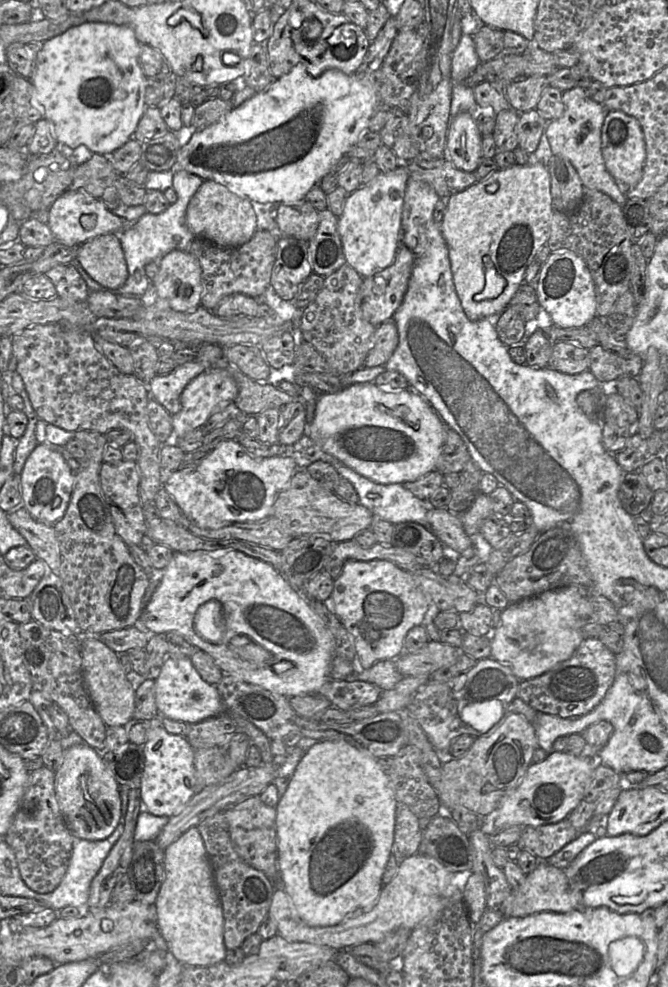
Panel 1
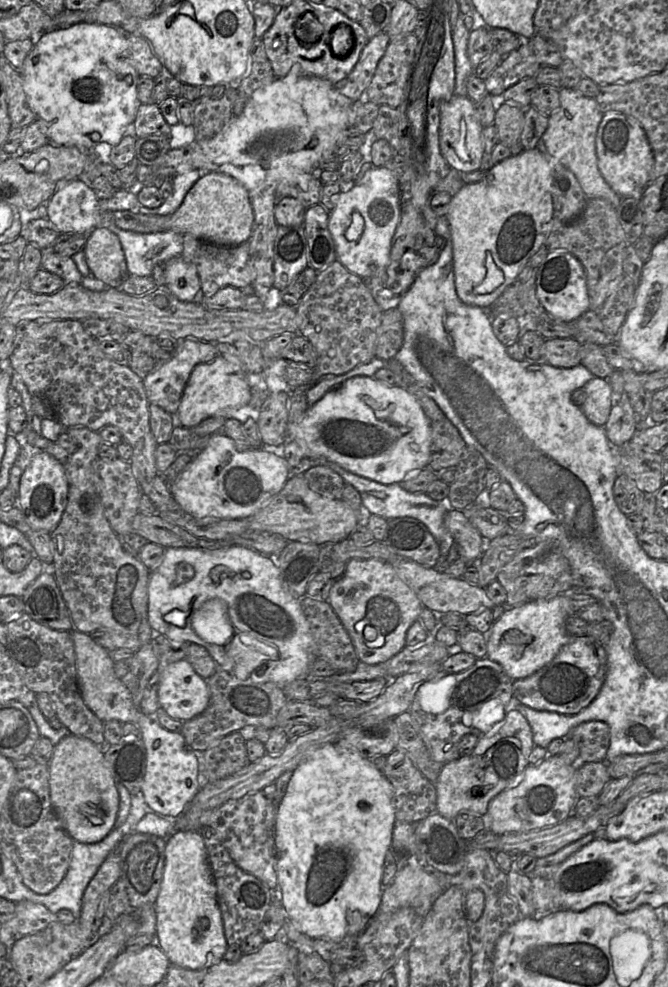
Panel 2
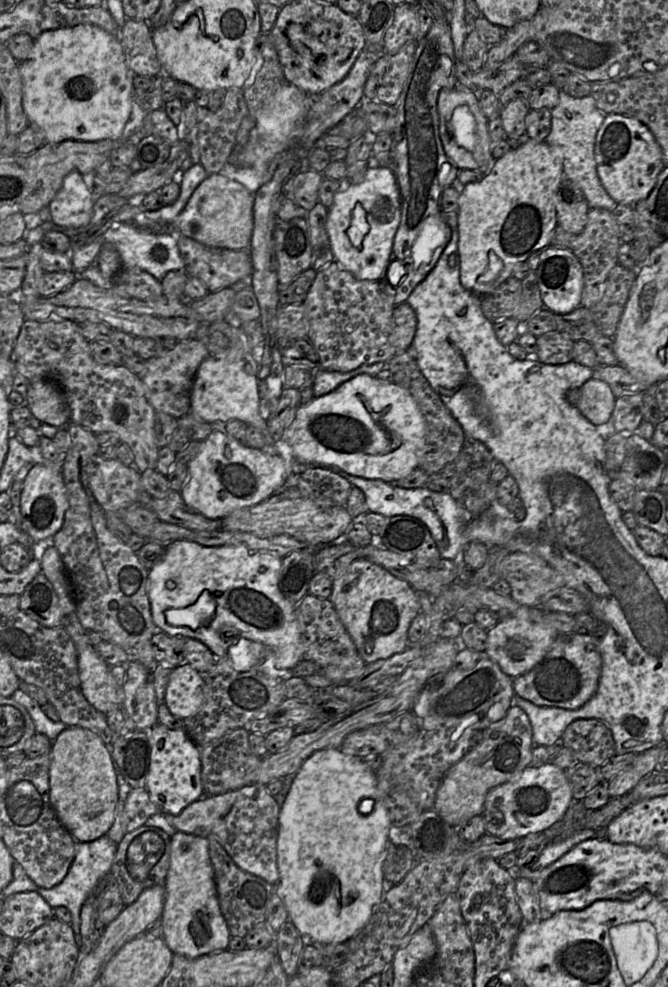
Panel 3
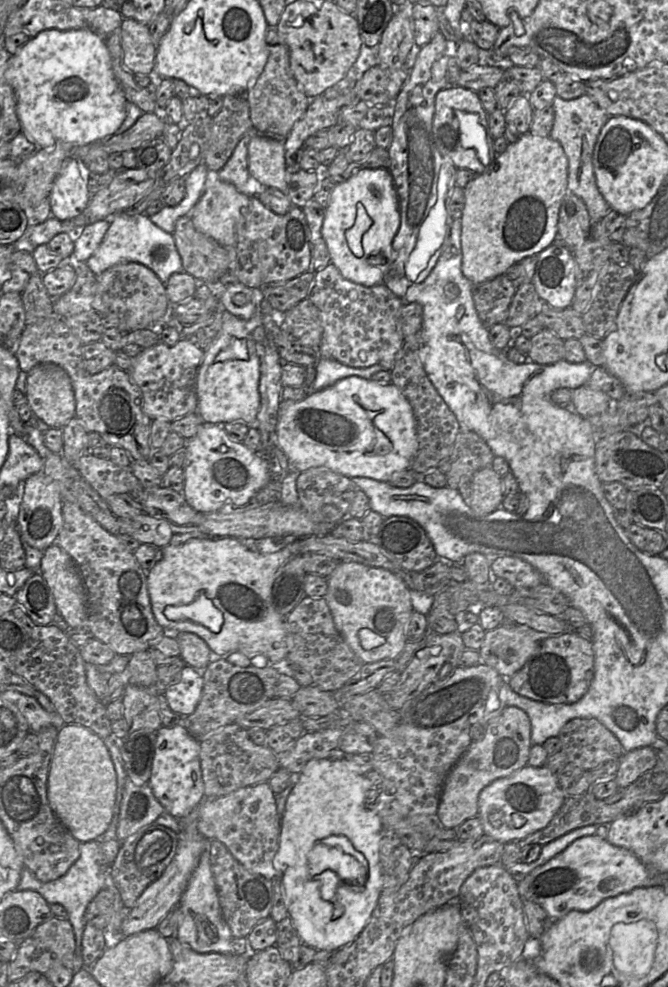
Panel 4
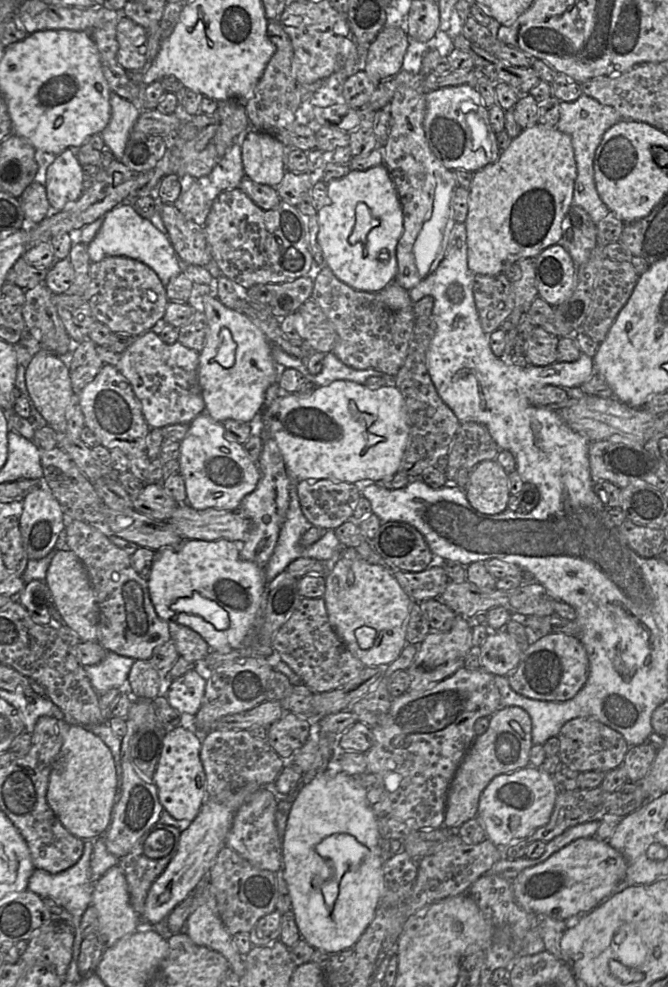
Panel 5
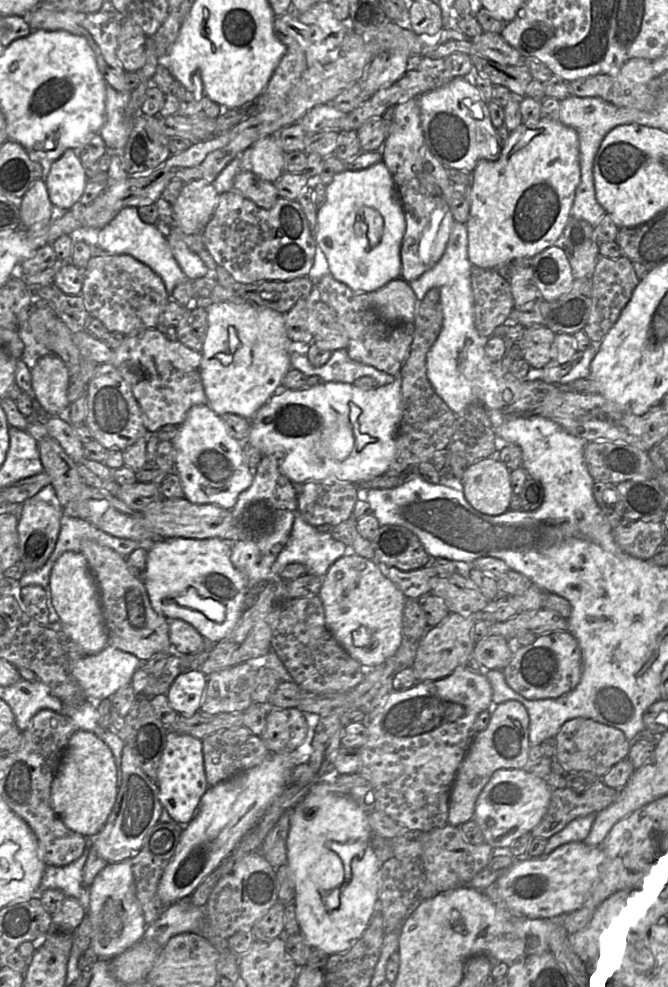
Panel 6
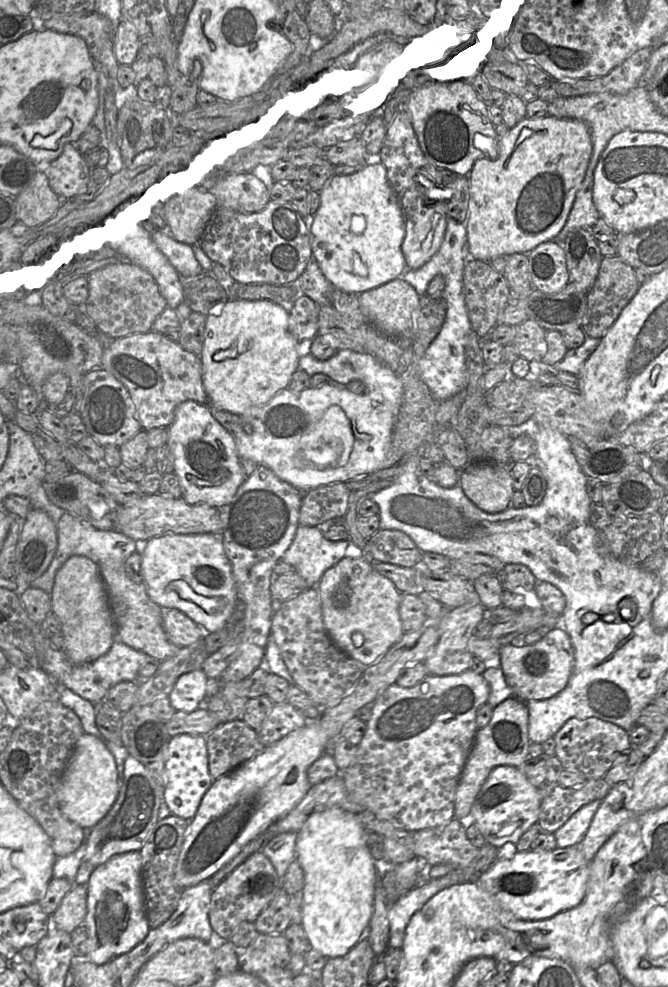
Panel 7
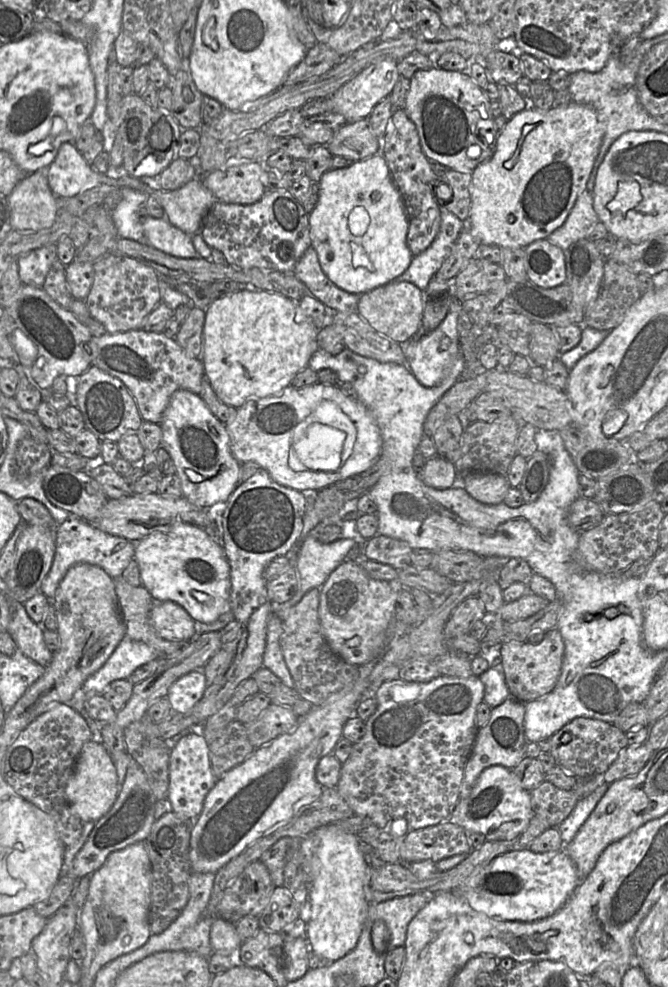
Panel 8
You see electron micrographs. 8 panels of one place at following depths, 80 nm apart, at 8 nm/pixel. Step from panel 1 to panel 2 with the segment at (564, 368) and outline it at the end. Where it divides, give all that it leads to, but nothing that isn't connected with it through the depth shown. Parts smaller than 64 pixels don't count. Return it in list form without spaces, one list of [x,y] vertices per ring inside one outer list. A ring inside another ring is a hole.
[[[574,338],[546,339],[541,348],[542,360],[557,368],[572,368],[581,364],[581,344]]]

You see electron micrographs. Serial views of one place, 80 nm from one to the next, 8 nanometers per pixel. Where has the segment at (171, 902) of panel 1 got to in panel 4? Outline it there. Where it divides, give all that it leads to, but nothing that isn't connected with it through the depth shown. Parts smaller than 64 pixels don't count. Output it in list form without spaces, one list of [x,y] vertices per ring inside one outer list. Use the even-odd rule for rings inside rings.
[[[210,841],[202,852],[199,862],[193,871],[189,882],[177,905],[179,910],[179,923],[176,938],[190,946],[197,953],[235,954],[233,952],[231,930],[225,921],[218,891],[211,869]]]

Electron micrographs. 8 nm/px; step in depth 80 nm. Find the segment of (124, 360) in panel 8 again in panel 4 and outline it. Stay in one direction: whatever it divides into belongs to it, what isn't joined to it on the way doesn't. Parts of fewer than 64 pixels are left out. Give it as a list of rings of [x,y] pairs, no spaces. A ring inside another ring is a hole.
[[[180,339],[174,346],[158,342],[132,357],[131,377],[143,398],[143,410],[152,419],[172,422],[197,413],[196,376],[205,352],[191,342]]]

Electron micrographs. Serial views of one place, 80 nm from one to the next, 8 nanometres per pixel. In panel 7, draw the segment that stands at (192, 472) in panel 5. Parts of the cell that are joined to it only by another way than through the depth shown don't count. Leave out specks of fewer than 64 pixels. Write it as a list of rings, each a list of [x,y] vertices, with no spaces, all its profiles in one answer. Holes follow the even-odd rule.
[[[193,400],[180,403],[175,409],[174,421],[168,427],[166,444],[174,457],[174,473],[179,478],[182,498],[190,505],[206,504],[221,509],[232,501],[238,488],[247,479],[234,436],[213,417],[207,404],[199,404]]]

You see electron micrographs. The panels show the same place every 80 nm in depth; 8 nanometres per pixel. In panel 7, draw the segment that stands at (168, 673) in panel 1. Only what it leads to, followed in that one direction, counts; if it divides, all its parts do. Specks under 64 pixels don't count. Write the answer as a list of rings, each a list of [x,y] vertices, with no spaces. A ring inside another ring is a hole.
[[[201,670],[182,674],[168,695],[175,711],[192,712],[202,706],[207,697],[208,677]]]

